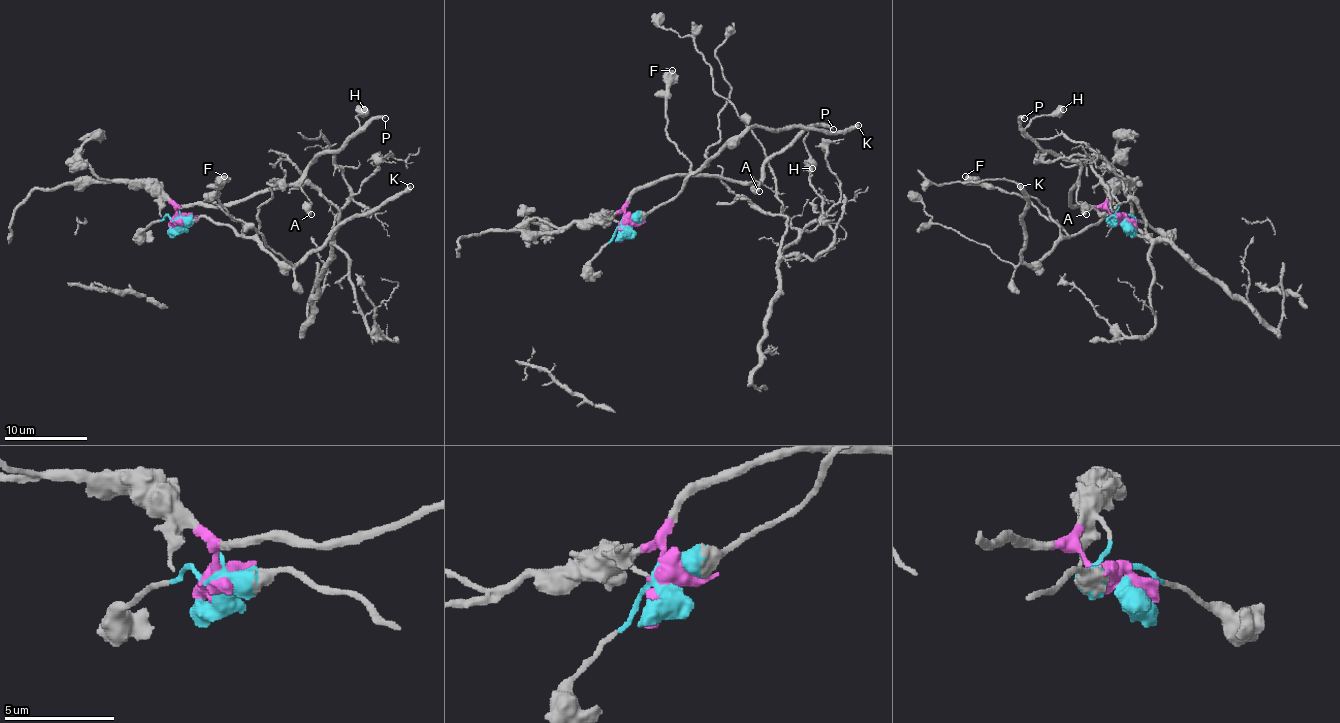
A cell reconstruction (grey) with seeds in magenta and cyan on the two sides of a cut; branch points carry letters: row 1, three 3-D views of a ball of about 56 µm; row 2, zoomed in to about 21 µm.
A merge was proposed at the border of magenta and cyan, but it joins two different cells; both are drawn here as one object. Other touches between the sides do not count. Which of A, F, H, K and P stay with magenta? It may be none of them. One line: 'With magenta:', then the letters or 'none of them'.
With magenta: A, H, P

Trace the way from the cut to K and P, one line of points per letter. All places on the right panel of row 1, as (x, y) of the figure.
K: (1121, 222), (1111, 216), (1095, 222), (1064, 237), (1039, 262), (1027, 264), (1022, 260), (1027, 198), (1020, 185)
P: (1119, 222), (1105, 208), (1070, 202), (1080, 167), (1045, 152), (1024, 132), (1024, 117)

